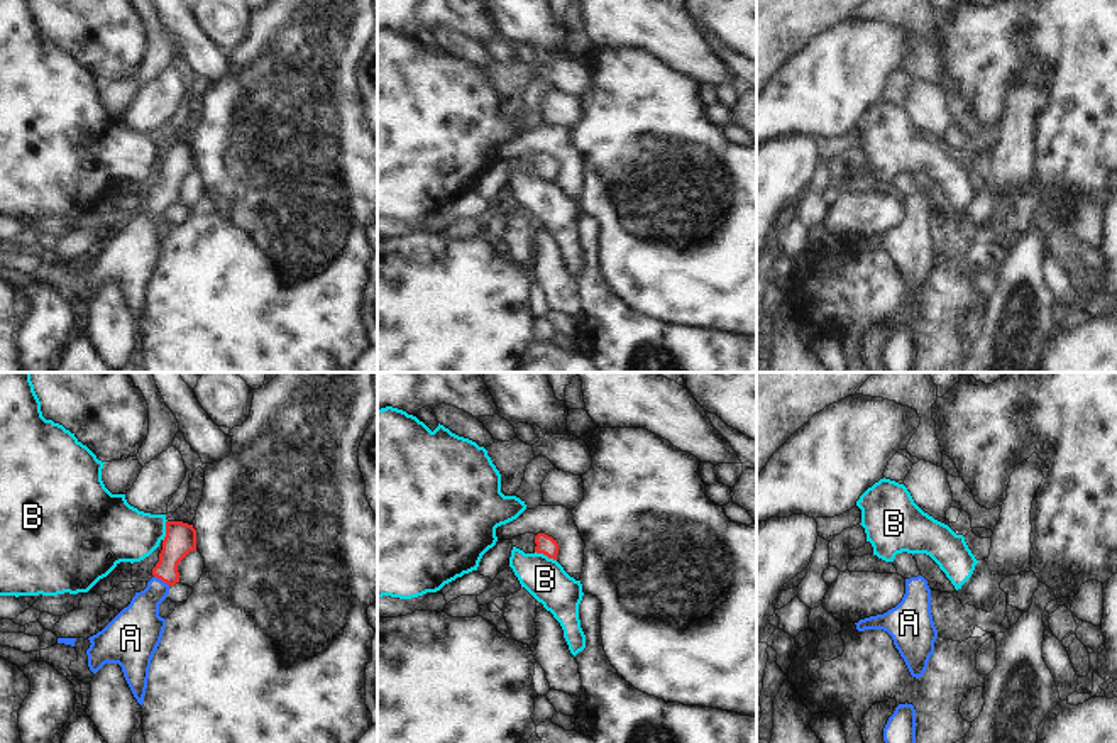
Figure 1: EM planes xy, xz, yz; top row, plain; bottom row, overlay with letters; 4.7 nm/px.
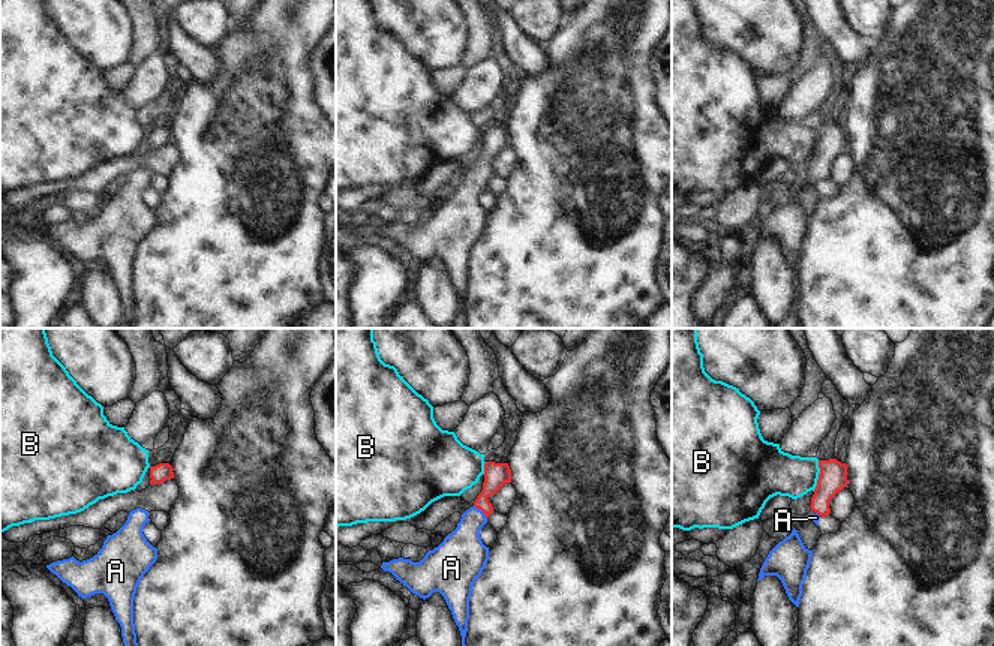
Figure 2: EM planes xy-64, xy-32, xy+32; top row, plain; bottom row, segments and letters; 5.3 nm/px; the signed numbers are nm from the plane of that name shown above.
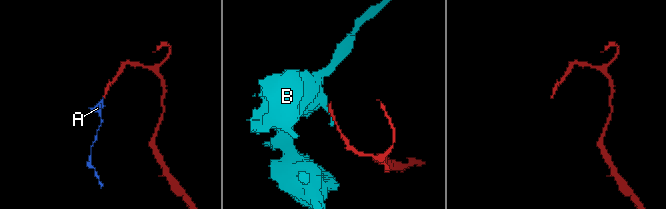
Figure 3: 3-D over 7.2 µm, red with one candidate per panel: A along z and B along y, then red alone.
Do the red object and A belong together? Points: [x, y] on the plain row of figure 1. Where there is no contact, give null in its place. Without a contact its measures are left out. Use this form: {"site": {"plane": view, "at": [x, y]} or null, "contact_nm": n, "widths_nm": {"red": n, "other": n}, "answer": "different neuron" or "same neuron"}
{"site": {"plane": "xy", "at": [161, 200]}, "contact_nm": 90, "widths_nm": {"red": 150, "other": 220}, "answer": "same neuron"}

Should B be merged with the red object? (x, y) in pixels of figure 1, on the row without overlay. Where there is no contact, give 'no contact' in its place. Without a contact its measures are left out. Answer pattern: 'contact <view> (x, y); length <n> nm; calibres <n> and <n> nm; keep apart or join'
contact xz (545, 175); length 120 nm; calibres 90 and 200 nm; keep apart

